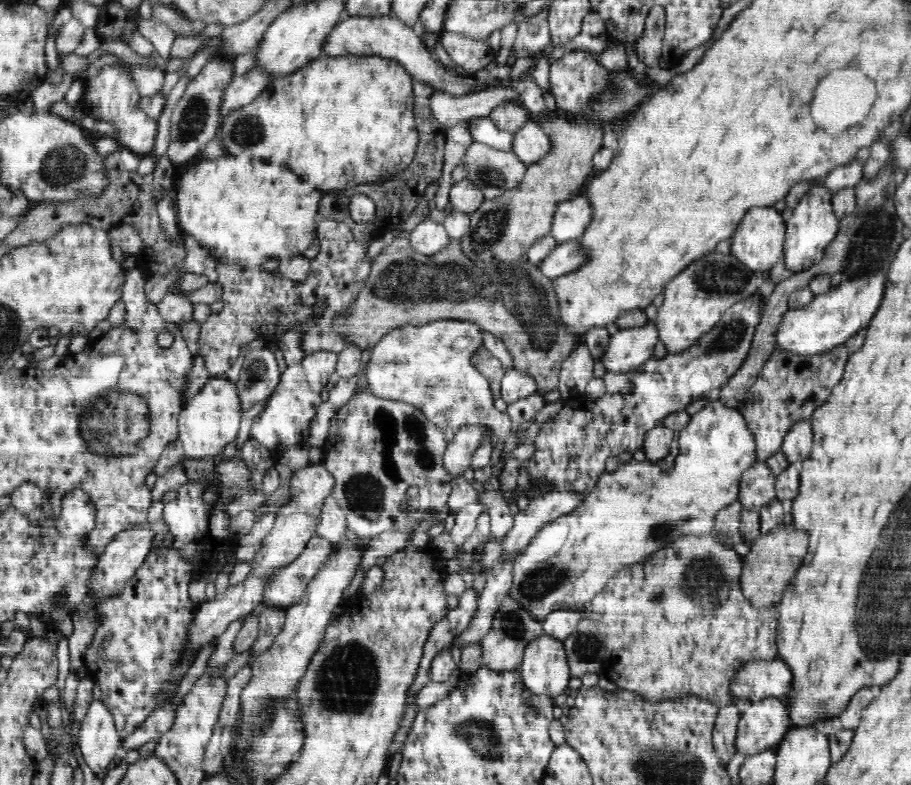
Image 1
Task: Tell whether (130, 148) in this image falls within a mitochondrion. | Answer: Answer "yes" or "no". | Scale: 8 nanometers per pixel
no

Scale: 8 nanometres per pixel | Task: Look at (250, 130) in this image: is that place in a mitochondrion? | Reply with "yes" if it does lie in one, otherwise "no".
yes

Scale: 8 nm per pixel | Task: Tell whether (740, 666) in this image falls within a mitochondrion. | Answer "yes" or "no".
no

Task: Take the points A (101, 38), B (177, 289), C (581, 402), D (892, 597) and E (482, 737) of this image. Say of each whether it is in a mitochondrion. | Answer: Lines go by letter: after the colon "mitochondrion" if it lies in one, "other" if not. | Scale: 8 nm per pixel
A: other
B: other
C: other
D: mitochondrion
E: mitochondrion

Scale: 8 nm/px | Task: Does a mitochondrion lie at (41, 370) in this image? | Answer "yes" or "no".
no

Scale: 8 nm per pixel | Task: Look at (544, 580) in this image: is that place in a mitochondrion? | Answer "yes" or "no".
yes

